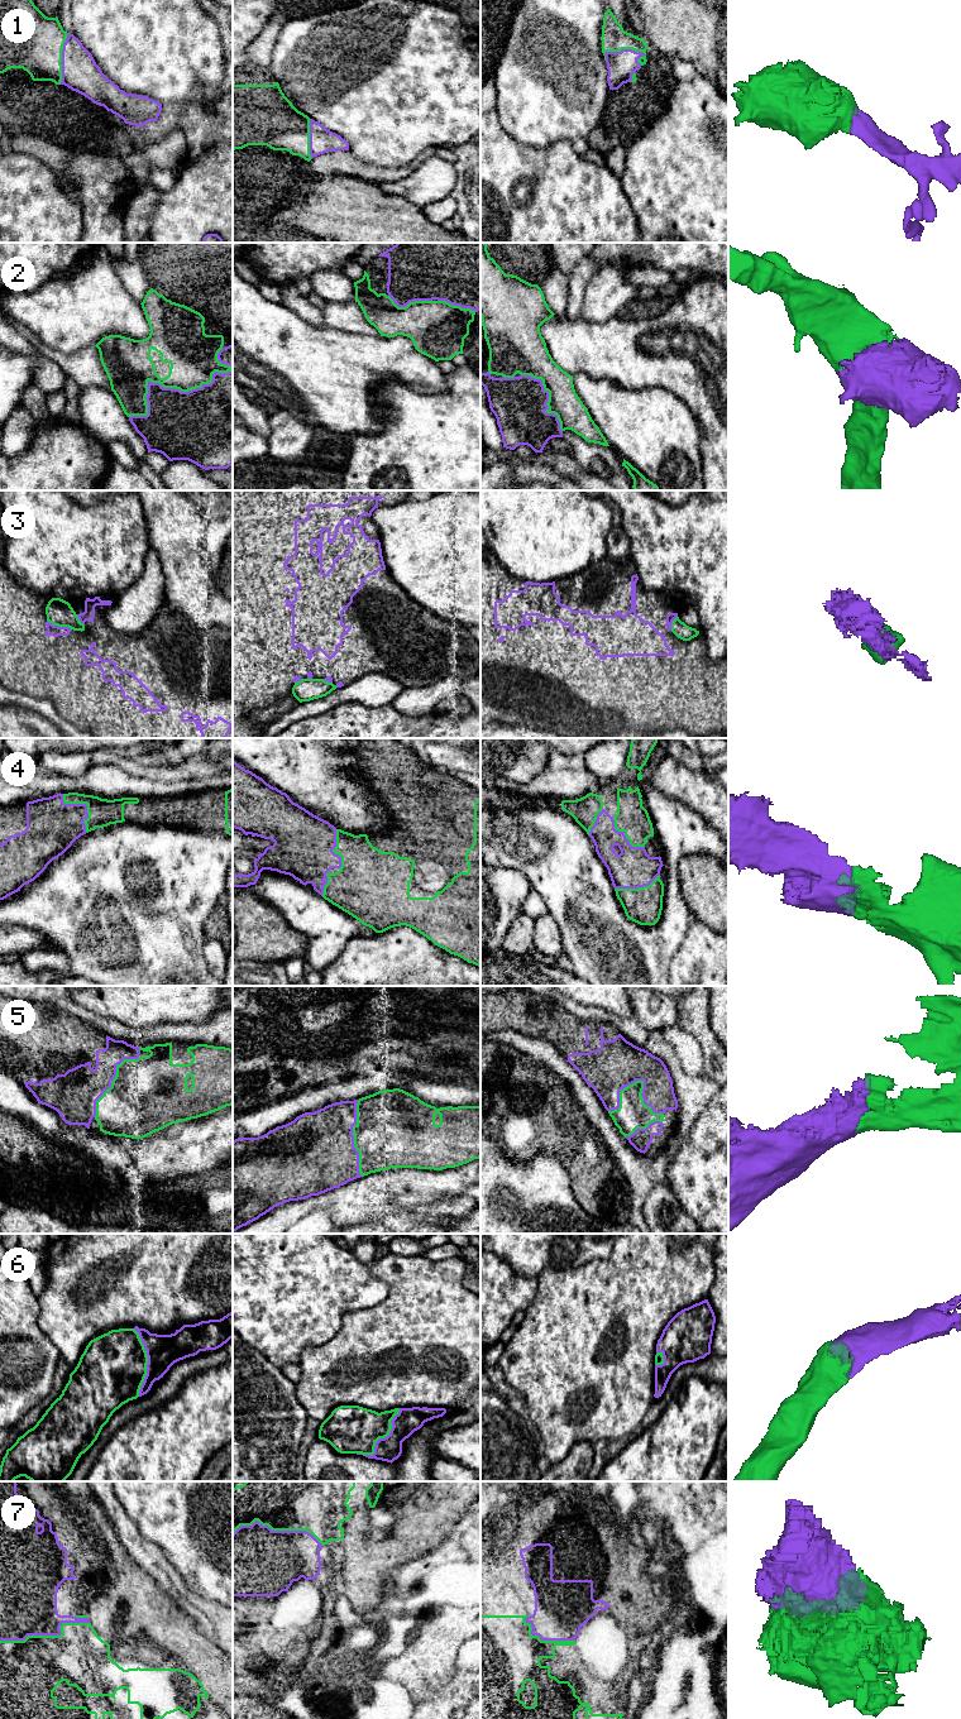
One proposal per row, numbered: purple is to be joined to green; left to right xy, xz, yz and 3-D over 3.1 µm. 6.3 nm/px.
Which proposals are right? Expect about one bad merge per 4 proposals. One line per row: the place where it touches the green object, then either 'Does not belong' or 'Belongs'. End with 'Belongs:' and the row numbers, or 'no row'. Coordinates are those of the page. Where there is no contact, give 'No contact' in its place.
1: Touches green at yz (624, 48). Belongs
2: Touches green at xy (167, 387). Belongs
3: Touches green at xy (60, 626). Does not belong
4: Touches green at xy (85, 803). Belongs
5: Touches green at yz (639, 1081). Belongs
6: Touches green at xy (147, 1363). Belongs
7: Touches green at xy (48, 1636). Belongs
Belongs: 1, 2, 4, 5, 6, 7

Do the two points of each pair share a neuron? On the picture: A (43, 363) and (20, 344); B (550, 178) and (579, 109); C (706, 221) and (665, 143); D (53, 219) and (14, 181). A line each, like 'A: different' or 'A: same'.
A: same
B: different
C: same
D: same

